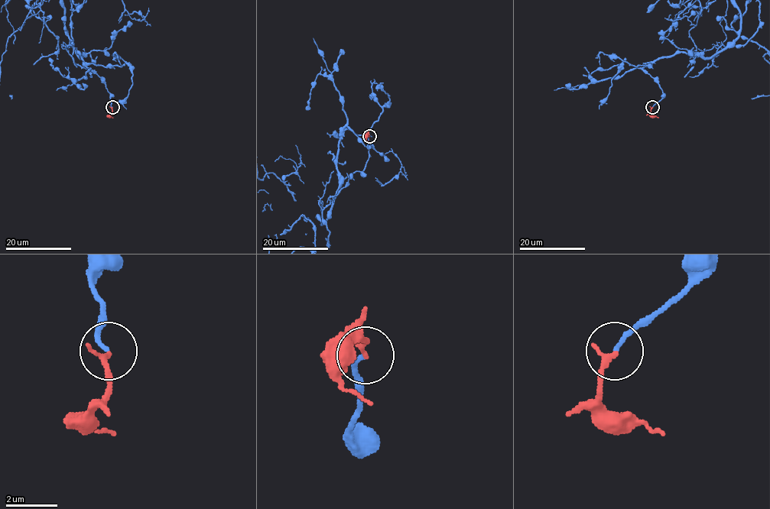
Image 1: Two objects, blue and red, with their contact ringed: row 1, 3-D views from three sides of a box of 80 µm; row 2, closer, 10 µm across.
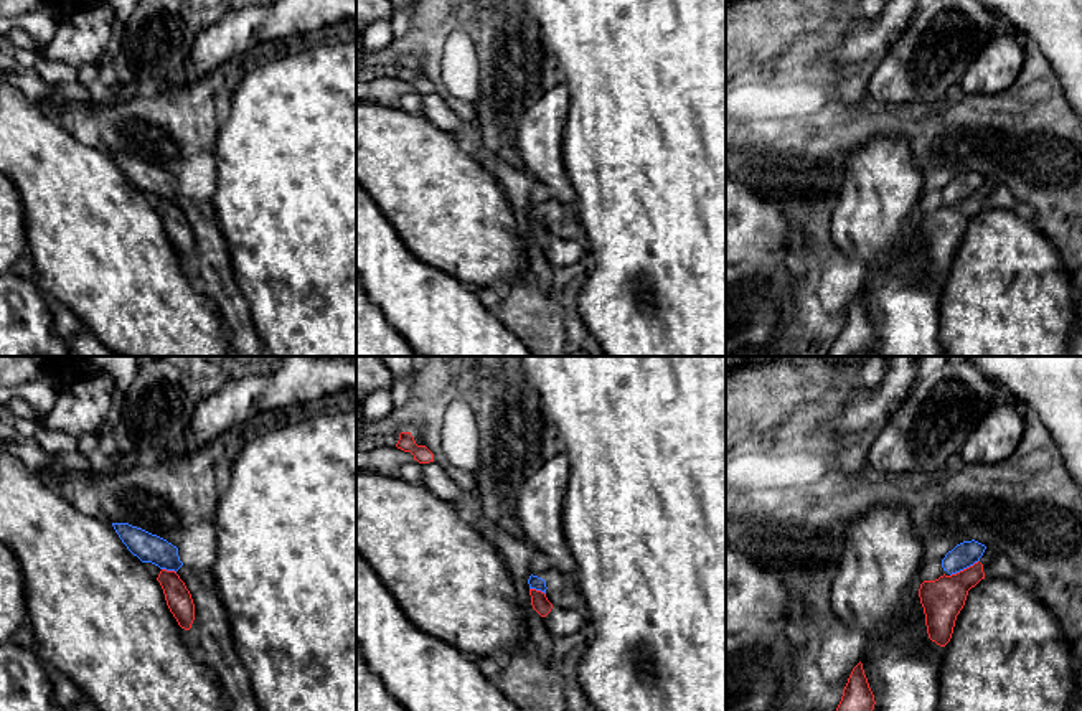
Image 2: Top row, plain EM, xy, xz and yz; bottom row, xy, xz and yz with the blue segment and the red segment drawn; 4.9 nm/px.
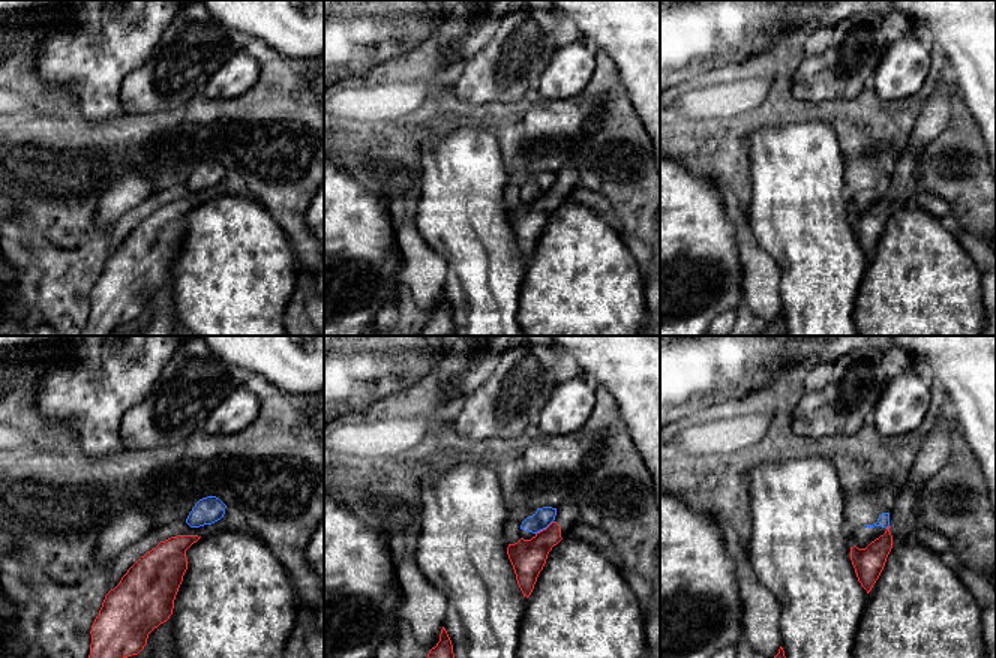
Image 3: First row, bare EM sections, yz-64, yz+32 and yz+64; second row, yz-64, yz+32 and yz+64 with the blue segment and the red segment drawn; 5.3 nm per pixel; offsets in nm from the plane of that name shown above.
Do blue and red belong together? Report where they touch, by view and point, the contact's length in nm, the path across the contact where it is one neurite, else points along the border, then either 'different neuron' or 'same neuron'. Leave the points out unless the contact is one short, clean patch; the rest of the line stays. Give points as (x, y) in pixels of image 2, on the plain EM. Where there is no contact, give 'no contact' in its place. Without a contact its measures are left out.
contact yz (964, 198); length 170 nm; border yz (978, 190), (950, 207); different neuron

